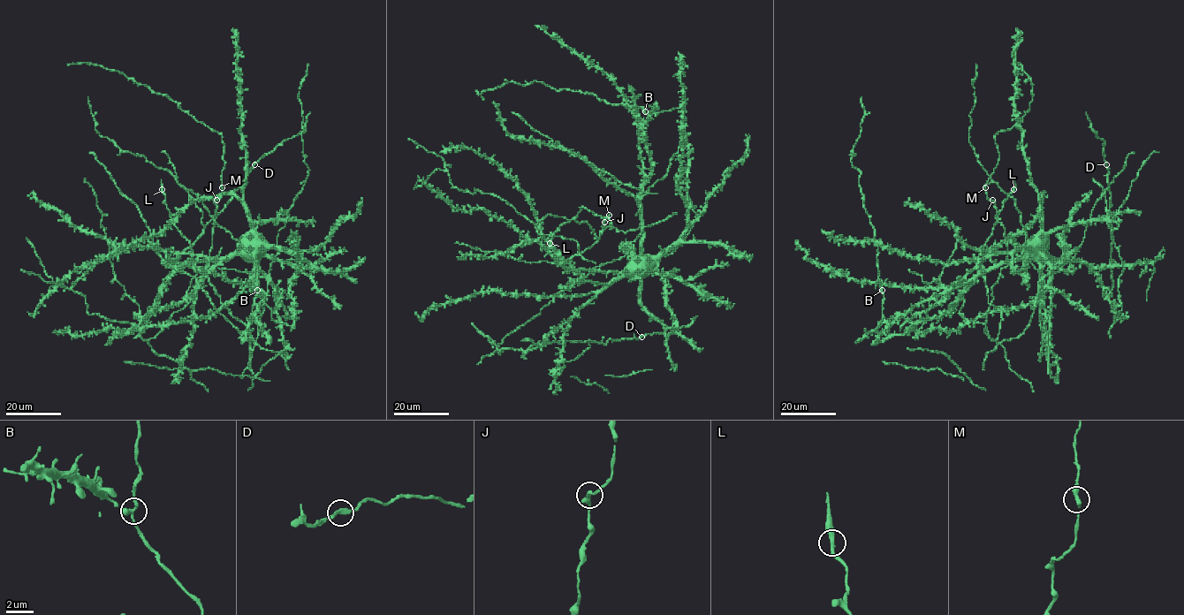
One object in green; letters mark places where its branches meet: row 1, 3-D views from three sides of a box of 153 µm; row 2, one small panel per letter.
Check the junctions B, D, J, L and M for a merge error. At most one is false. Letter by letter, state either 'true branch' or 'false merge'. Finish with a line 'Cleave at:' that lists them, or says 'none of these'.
B: true branch
D: true branch
J: true branch
L: true branch
M: true branch
Cleave at: none of these

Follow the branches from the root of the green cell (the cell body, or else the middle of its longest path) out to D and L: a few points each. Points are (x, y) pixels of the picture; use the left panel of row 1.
D: (250, 247), (241, 254), (175, 265), (180, 255), (230, 201), (232, 193), (246, 183), (254, 164)
L: (250, 247), (220, 261), (195, 290), (205, 291), (254, 344), (195, 264), (163, 190)

